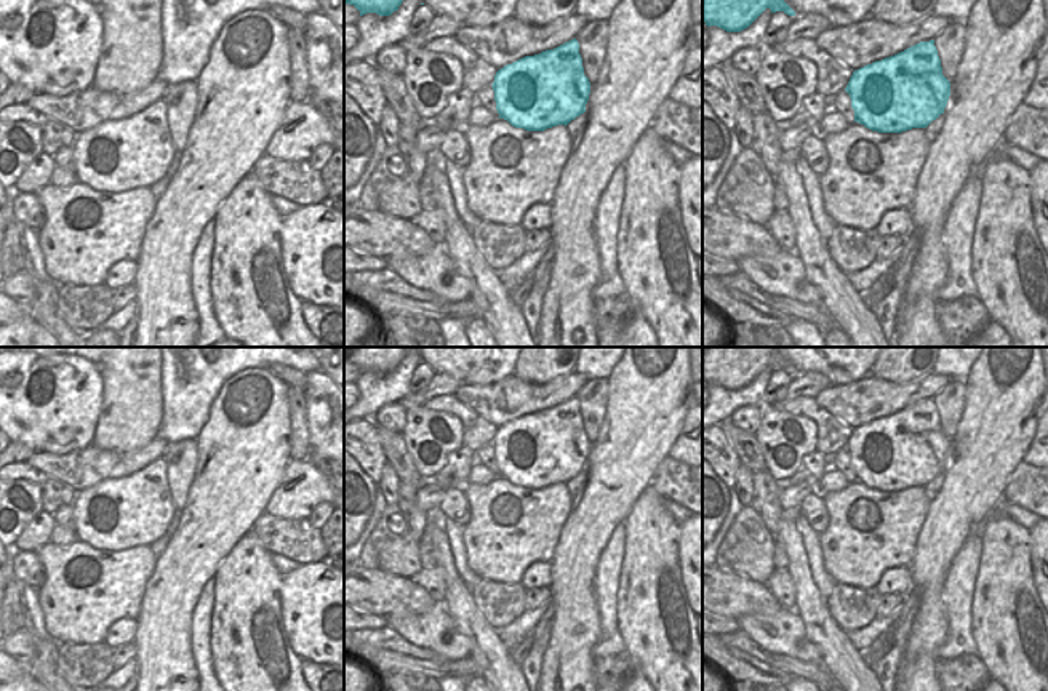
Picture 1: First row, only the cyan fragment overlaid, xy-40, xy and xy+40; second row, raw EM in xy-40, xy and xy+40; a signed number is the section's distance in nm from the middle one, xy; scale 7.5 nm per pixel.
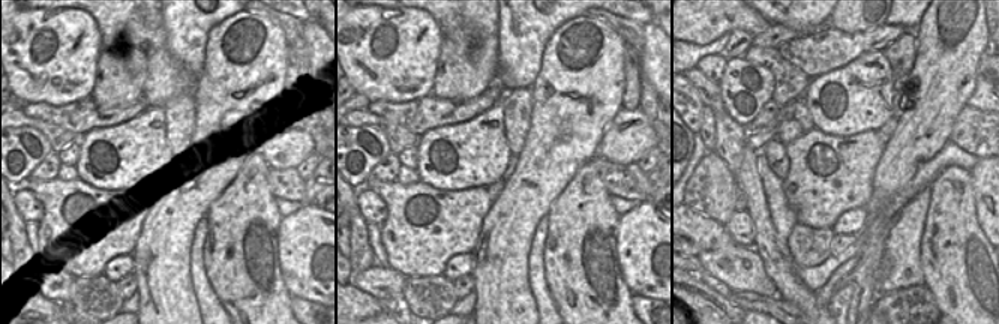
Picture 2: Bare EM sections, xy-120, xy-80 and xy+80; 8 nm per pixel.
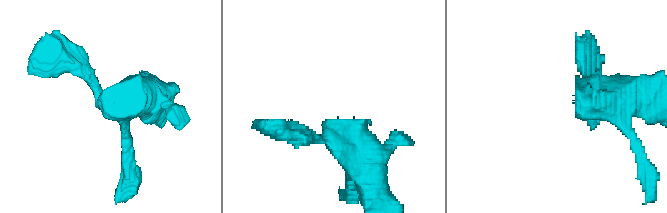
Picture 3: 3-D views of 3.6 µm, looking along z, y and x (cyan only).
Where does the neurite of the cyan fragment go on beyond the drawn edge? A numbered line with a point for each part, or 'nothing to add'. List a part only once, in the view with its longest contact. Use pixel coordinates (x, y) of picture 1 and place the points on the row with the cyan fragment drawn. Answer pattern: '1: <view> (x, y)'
1: xy+40 (832, 143)

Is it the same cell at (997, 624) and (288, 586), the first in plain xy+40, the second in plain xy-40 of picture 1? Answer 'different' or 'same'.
different

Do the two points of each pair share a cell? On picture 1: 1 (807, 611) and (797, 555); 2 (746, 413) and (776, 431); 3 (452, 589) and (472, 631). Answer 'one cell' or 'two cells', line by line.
1: one cell
2: two cells
3: two cells

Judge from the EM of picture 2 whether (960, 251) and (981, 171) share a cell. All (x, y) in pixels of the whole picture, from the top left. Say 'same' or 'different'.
same

